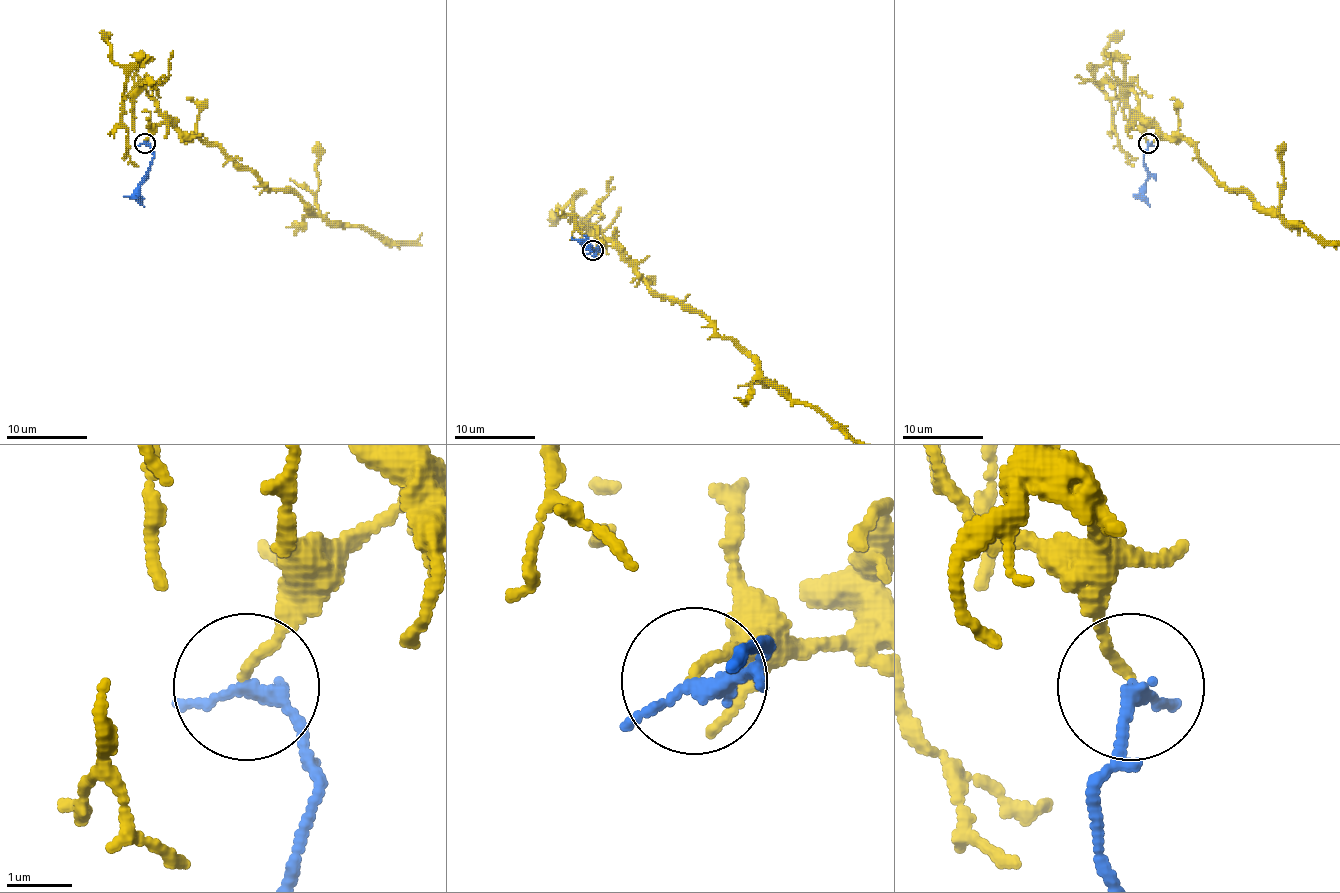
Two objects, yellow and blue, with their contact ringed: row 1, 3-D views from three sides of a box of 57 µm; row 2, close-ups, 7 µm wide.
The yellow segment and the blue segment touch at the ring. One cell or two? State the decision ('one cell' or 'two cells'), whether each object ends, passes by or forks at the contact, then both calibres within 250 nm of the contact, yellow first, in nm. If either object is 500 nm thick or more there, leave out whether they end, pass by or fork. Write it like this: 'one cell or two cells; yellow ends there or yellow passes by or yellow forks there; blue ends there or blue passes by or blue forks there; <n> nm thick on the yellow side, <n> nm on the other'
two cells; yellow ends there; blue passes by; 140 nm thick on the yellow side, 180 nm on the other

